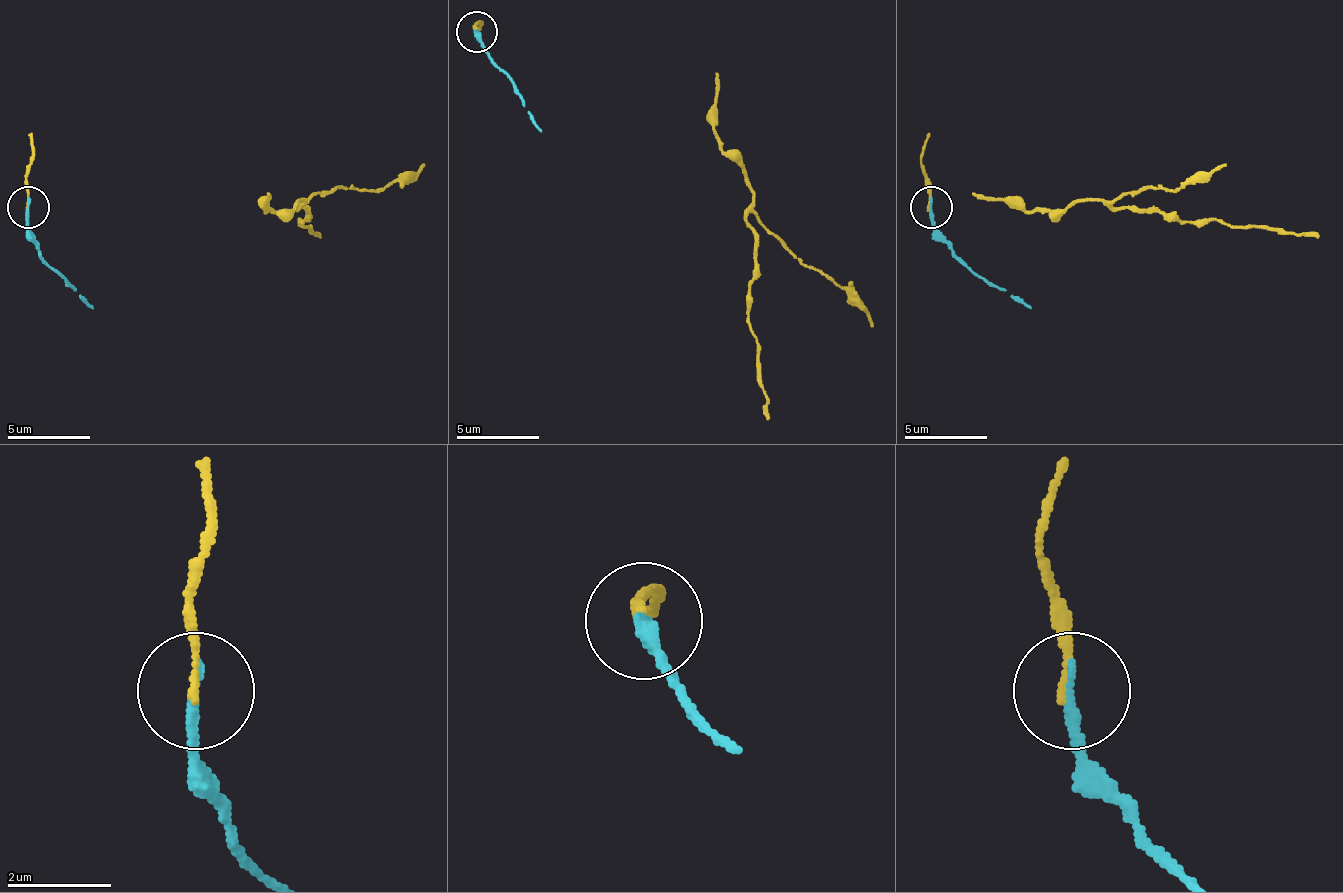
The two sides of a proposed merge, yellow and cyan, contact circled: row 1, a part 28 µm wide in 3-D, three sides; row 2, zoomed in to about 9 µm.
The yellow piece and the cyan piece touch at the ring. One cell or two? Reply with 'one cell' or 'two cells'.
one cell

